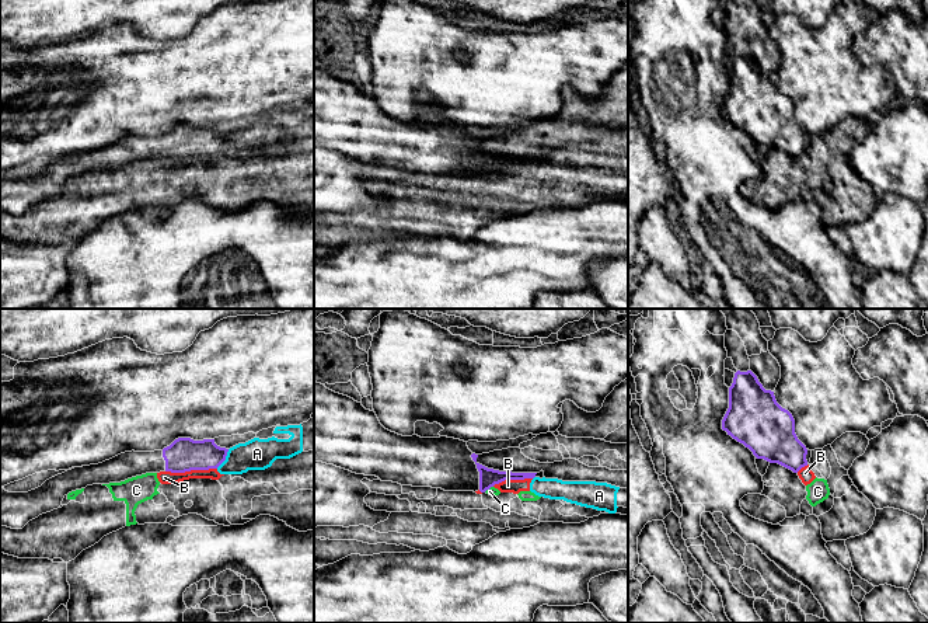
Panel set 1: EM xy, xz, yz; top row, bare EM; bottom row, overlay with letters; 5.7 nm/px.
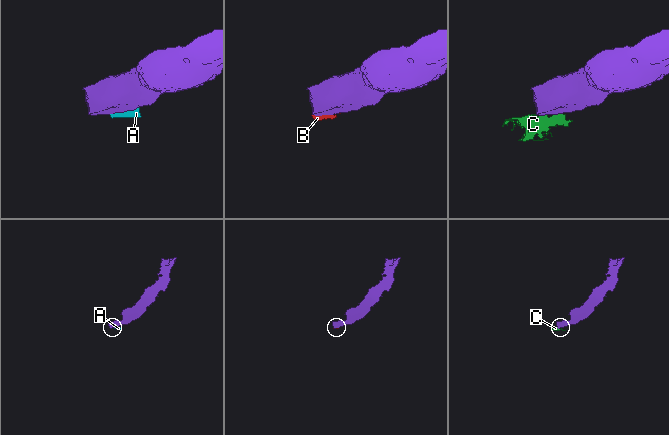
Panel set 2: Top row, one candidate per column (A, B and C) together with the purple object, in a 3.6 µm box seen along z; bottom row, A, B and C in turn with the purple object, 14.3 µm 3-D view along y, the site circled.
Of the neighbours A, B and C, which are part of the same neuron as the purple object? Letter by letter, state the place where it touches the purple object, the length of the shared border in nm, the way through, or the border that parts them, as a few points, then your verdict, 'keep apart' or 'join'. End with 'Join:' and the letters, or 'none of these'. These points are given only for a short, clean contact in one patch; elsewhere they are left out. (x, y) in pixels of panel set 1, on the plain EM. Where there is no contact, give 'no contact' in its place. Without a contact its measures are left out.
A: meets purple in xy at (224, 145); contact 130 nm long; border along xy (229, 135), (224, 145), (216, 153); keep apart
B: meets purple in xy at (191, 155); contact 300 nm long; border along xy (216, 153), (166, 157); keep apart
C: meets purple in xz at (488, 174); contact 70 nm long; border along xz (492, 171), (484, 177); keep apart
Join: none of these

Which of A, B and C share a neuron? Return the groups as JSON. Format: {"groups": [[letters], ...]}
{"groups": [["A", "B", "C"]]}

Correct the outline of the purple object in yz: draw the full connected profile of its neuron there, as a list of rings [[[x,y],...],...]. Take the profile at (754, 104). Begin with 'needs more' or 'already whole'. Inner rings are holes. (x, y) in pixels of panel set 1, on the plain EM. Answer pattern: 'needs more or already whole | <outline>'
already whole | [[[751,56],[735,59],[729,73],[729,94],[722,105],[722,115],[749,133],[757,145],[778,149],[793,159],[807,152],[807,135],[795,119],[792,100],[777,88],[774,77],[765,76]]]

